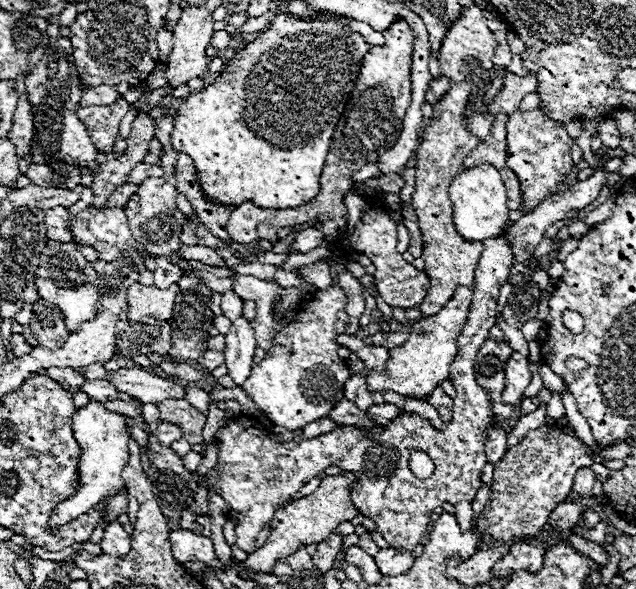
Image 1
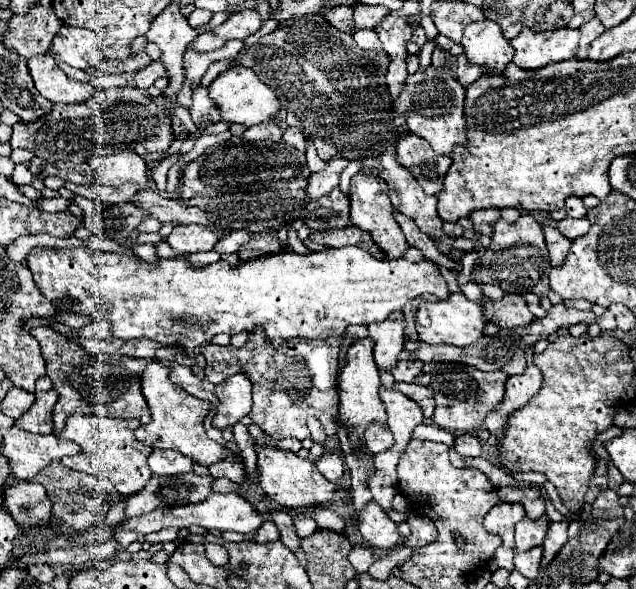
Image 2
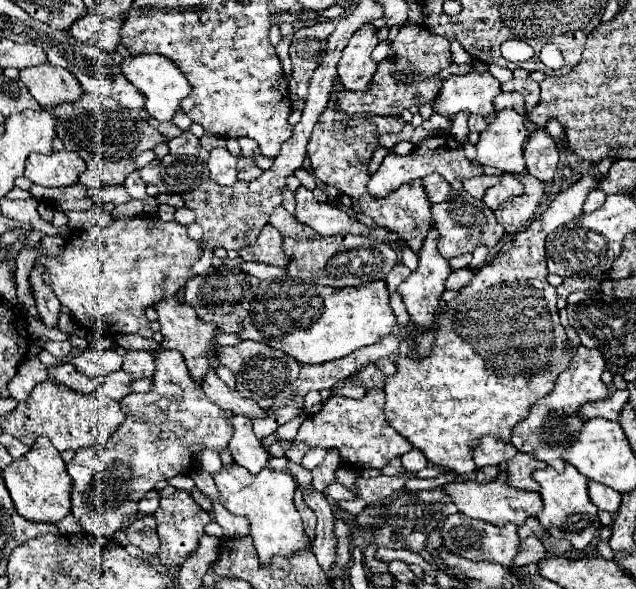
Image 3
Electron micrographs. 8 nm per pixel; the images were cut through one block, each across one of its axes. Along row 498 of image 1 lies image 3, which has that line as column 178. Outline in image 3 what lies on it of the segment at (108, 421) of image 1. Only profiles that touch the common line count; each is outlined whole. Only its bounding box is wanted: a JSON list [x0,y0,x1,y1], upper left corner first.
[120,54,190,122]

